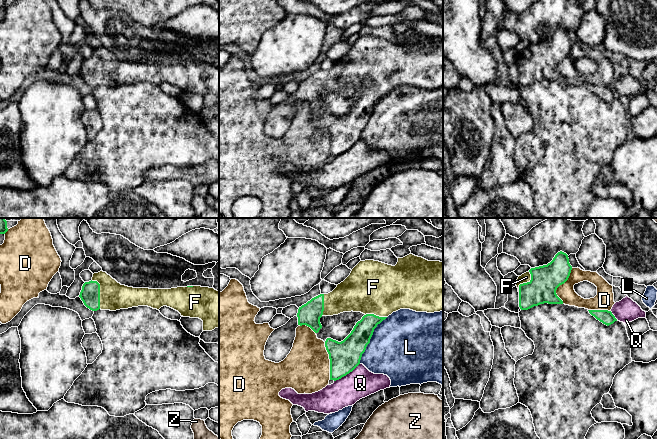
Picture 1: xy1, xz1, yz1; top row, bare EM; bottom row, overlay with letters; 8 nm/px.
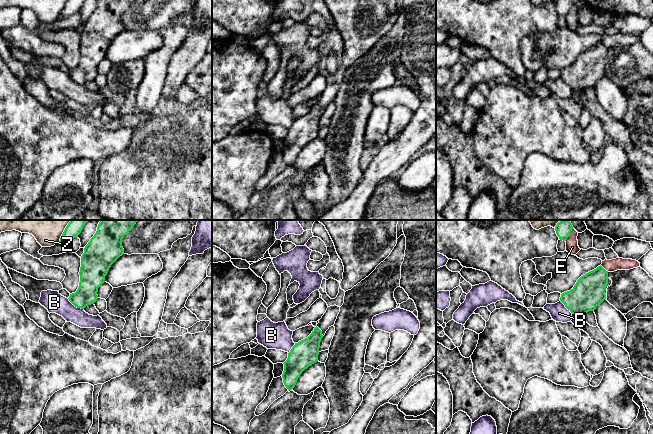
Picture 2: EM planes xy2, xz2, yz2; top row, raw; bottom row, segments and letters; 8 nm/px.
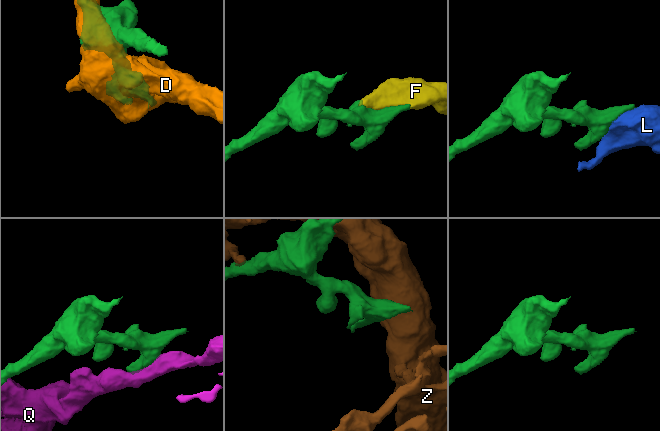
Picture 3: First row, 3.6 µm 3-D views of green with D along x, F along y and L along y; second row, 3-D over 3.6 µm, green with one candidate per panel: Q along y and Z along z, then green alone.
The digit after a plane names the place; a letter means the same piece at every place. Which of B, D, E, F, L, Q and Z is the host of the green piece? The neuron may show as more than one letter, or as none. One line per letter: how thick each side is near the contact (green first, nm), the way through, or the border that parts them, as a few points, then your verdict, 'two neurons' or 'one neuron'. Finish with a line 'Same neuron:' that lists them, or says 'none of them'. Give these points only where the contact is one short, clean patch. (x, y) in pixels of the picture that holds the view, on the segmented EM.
B: 180 nm thick on the green side, 160 nm on the other; border along xy2 (67, 298), (75, 306), (83, 309); two neurons
D: 240 nm thick on the green side, 380 nm on the other; two neurons
E: 260 nm thick on the green side, 100 nm on the other; two neurons
F: 160 nm thick on the green side, 220 nm on the other; one neuron
L: 240 nm thick on the green side, 480 nm on the other; two neurons
Q: 240 nm thick on the green side, 240 nm on the other; two neurons
Z: 130 nm thick on the green side, 320 nm on the other; two neurons
Same neuron: F

